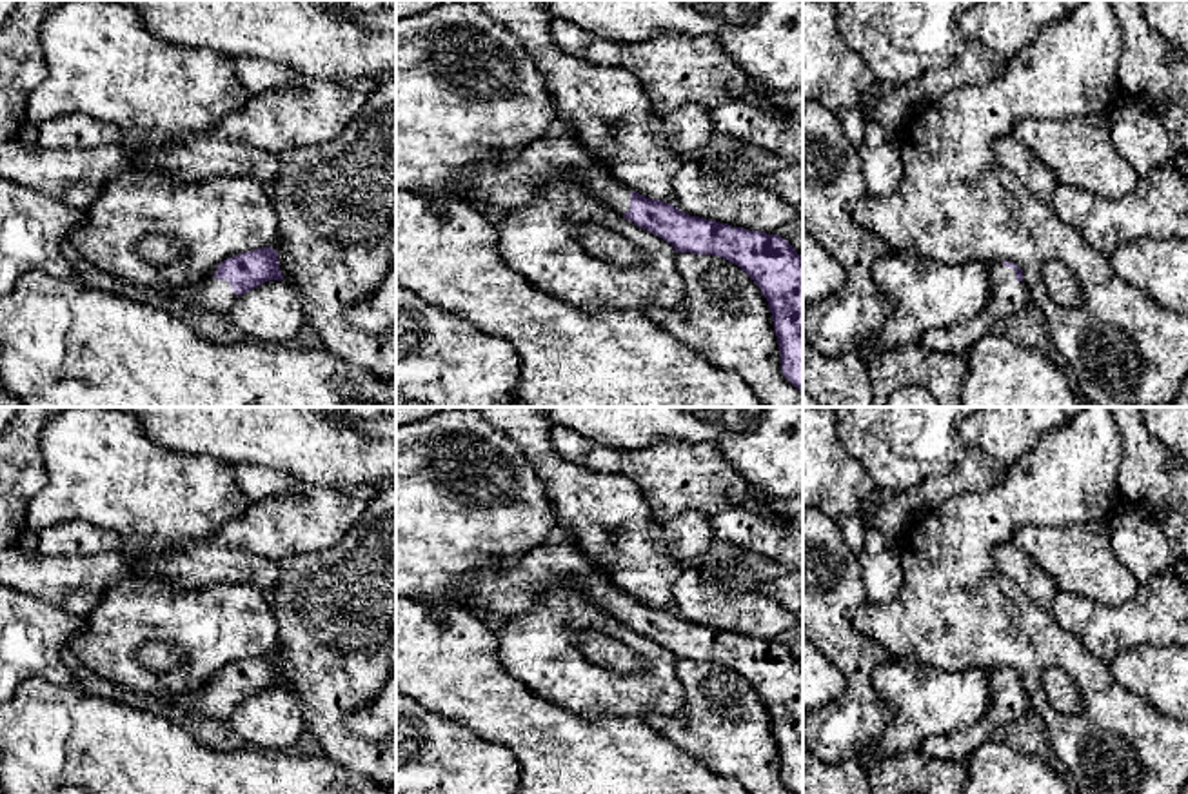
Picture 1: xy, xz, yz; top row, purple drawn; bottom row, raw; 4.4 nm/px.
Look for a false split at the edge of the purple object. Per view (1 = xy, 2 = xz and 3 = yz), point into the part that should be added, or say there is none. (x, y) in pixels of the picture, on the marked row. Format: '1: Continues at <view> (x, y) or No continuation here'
1: Continues at xy (215, 295)
2: Continues at xz (513, 182)
3: Continues at yz (1005, 295)

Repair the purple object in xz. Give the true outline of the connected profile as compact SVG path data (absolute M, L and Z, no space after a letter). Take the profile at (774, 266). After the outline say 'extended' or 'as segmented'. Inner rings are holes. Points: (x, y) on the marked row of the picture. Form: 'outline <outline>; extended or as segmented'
outline M554 129L505 158L490 153L463 167L456 182L467 202L505 211L529 205L543 187L578 178L601 203L667 240L676 253L721 256L741 267L768 302L783 376L803 392L803 258L777 234L690 216L619 184L570 133Z; extended

